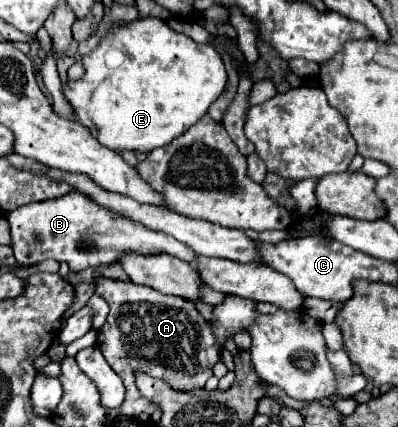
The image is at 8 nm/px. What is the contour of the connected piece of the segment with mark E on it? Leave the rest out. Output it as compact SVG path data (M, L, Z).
M139 17L135 21L115 21L91 53L81 59L85 75L77 81L67 79L63 95L71 103L81 125L91 129L91 135L107 149L115 153L135 151L149 153L157 147L169 145L195 125L209 109L209 105L221 95L227 73L221 55L211 45L197 45L183 33L173 31L163 19Z

